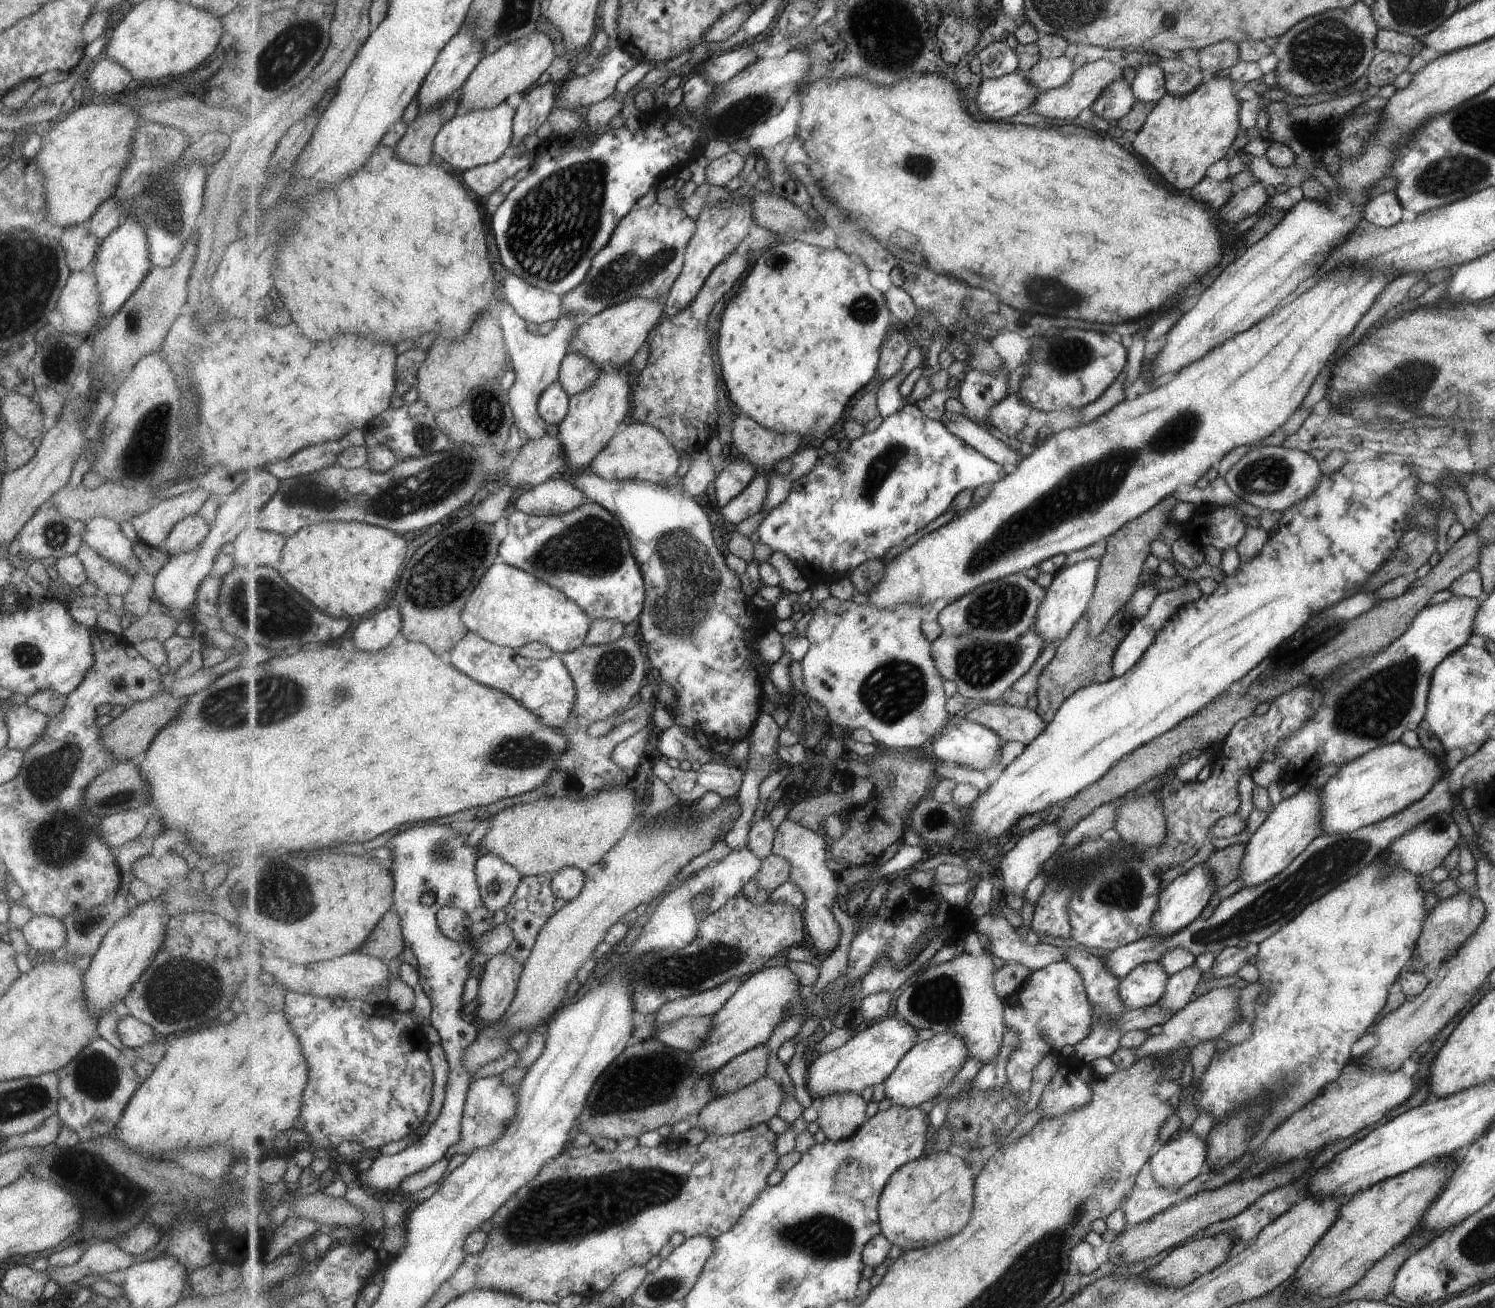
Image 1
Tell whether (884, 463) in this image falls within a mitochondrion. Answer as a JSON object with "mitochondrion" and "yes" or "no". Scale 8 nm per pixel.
{"mitochondrion":"yes"}

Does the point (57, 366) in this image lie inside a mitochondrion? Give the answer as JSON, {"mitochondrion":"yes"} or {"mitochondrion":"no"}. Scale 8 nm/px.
{"mitochondrion":"yes"}

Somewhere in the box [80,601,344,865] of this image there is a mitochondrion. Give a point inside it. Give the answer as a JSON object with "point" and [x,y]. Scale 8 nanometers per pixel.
{"point":[264,699]}

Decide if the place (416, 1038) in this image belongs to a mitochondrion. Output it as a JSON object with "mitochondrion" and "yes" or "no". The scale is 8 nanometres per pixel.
{"mitochondrion":"no"}

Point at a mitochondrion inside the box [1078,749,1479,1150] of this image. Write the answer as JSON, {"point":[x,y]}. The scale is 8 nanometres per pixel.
{"point":[1271,907]}

